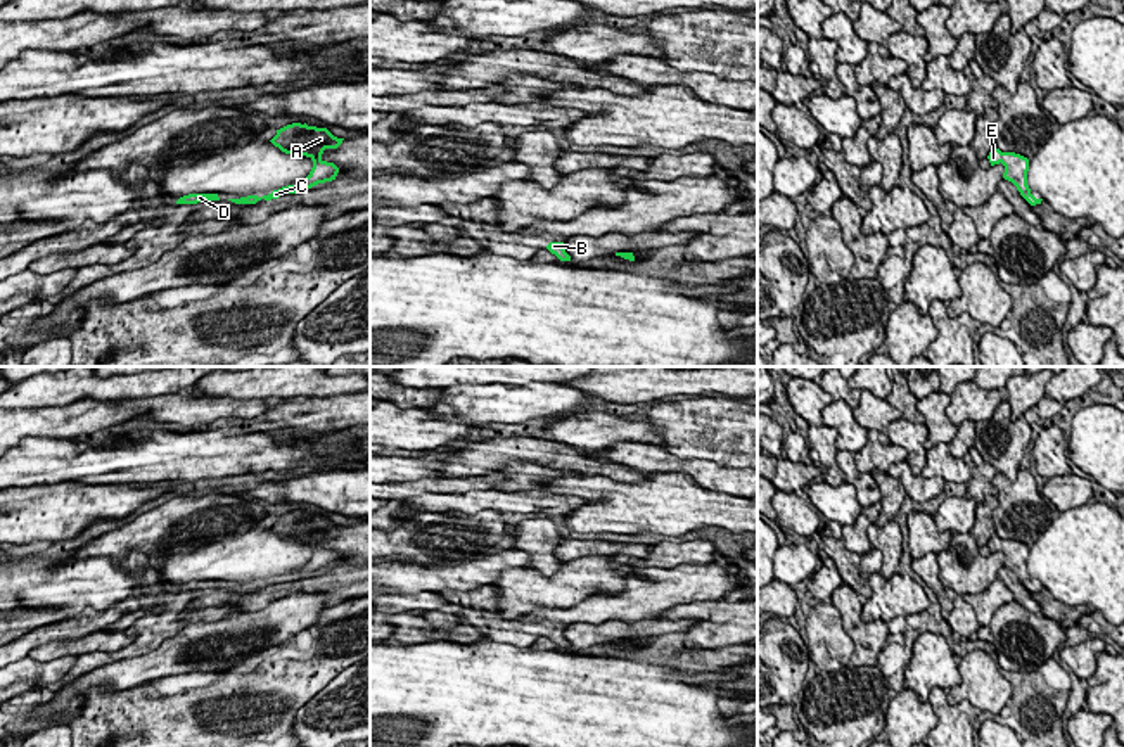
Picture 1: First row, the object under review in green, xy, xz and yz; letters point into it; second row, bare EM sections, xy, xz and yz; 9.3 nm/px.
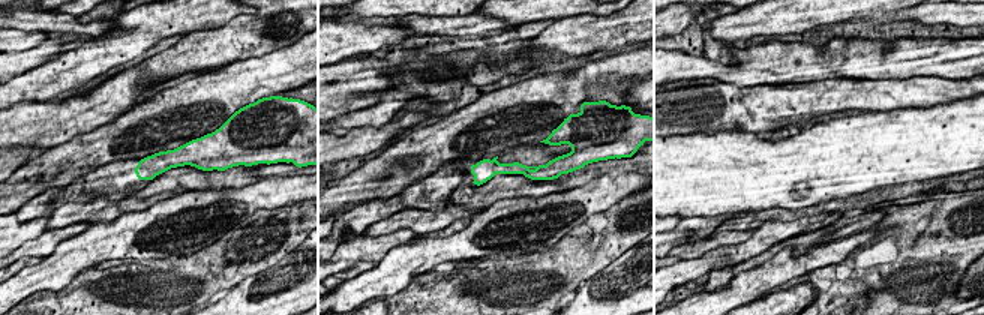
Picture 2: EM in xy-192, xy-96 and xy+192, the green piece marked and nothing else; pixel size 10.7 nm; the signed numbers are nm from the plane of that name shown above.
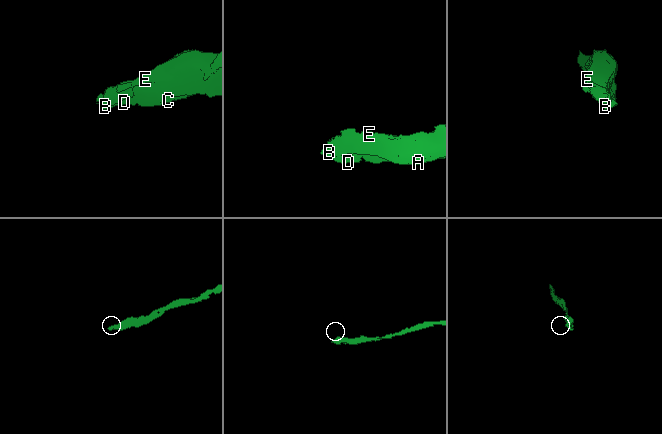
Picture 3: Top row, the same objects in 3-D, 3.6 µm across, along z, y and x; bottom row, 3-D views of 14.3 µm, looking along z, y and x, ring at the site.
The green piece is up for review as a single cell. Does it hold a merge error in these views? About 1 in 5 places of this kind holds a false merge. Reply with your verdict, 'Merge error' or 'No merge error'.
No merge error

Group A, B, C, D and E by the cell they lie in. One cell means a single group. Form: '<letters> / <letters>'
A B C D E

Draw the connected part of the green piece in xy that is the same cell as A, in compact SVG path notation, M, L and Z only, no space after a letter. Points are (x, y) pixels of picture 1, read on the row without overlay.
M292 510L277 517L277 522L270 529L285 541L310 545L313 548L310 562L301 571L282 574L263 584L247 583L228 588L235 591L256 591L261 586L271 588L284 581L306 579L318 571L335 567L339 555L334 550L323 548L322 541L325 536L337 536L342 527L334 524L327 515L308 514L306 510Z

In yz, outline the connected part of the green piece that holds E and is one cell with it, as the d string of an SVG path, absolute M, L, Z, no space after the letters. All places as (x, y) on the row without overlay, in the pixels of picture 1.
M993 536L987 543L991 553L994 552L1003 552L1005 553L1005 560L1003 565L1012 569L1017 578L1020 579L1020 583L1031 591L1041 591L1043 586L1036 586L1031 581L1031 576L1027 572L1027 559L1029 559L1029 546L1015 541L1015 540L1001 540L999 536Z

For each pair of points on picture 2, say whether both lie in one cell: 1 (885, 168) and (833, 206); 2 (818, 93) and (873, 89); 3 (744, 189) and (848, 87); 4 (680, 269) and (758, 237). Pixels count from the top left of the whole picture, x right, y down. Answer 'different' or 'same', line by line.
1: different
2: same
3: different
4: same

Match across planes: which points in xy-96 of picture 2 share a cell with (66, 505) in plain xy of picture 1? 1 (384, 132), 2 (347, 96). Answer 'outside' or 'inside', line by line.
1: outside
2: outside

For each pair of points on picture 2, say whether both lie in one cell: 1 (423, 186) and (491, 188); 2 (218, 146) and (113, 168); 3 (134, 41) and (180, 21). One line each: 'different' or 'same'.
1: different
2: same
3: same

